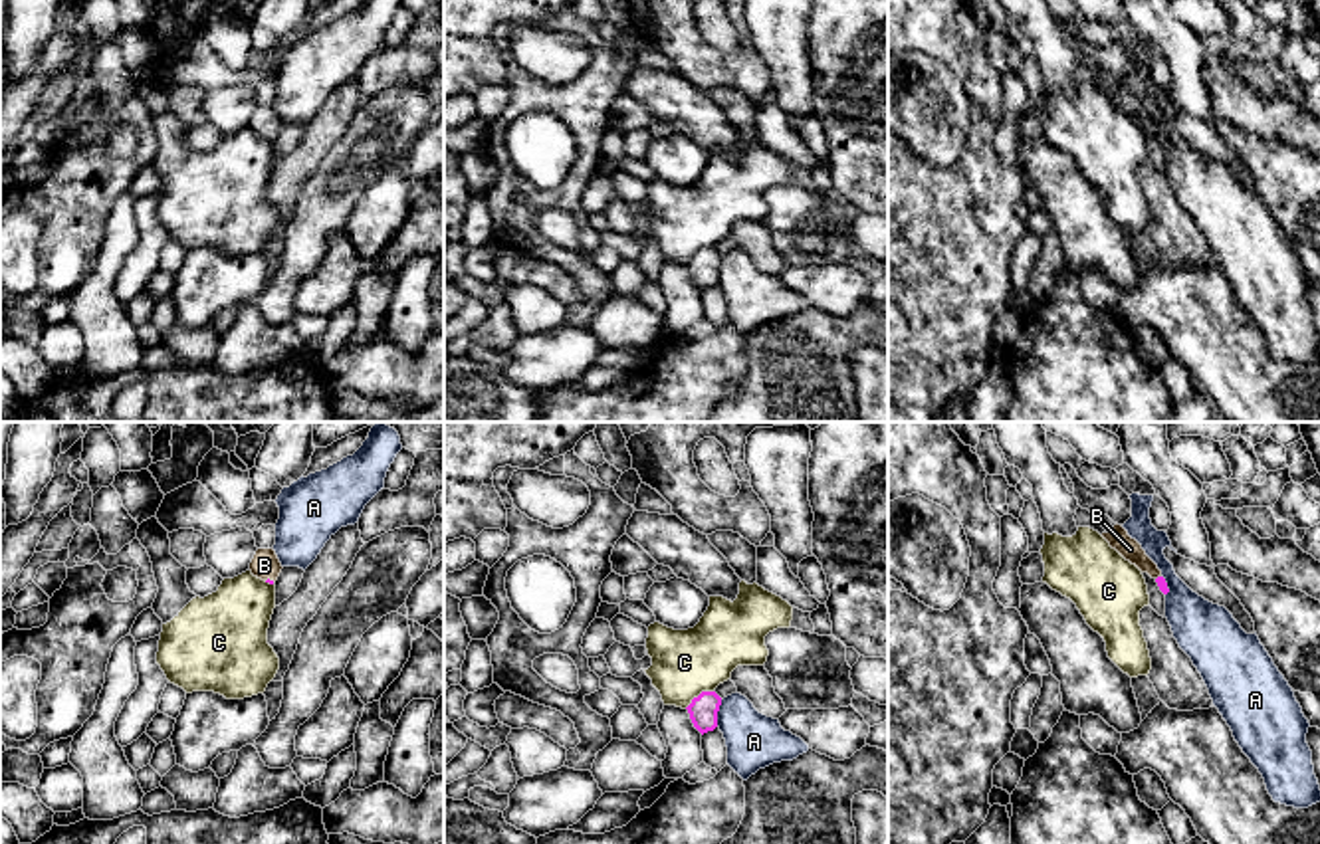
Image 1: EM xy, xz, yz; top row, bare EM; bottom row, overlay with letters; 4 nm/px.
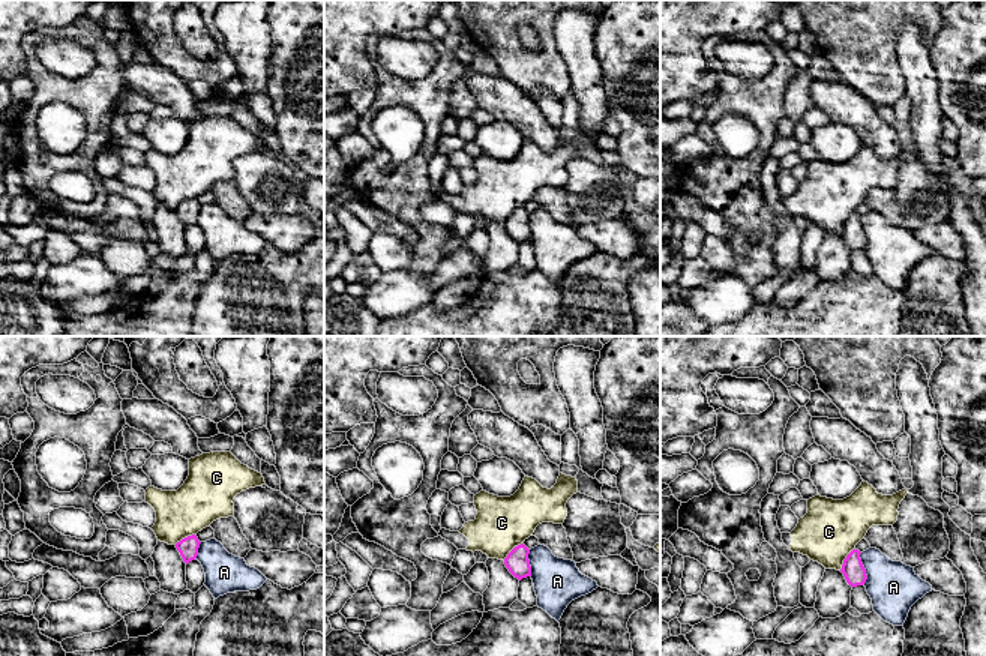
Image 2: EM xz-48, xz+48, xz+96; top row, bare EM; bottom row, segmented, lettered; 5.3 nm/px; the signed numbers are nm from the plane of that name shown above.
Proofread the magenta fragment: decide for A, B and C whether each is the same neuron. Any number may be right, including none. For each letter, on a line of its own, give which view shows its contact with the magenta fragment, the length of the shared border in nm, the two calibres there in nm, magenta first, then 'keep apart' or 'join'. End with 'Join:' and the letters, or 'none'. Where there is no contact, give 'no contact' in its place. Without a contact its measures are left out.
A: contact in xz; length 110 nm; calibres 120 and 220 nm; keep apart
B: contact in xy; length 40 nm; calibres 20 and 120 nm; join
C: contact in xz; length 140 nm; calibres 120 and 280 nm; keep apart
Join: B

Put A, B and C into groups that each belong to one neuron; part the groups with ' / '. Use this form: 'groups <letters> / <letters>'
groups A / B / C

